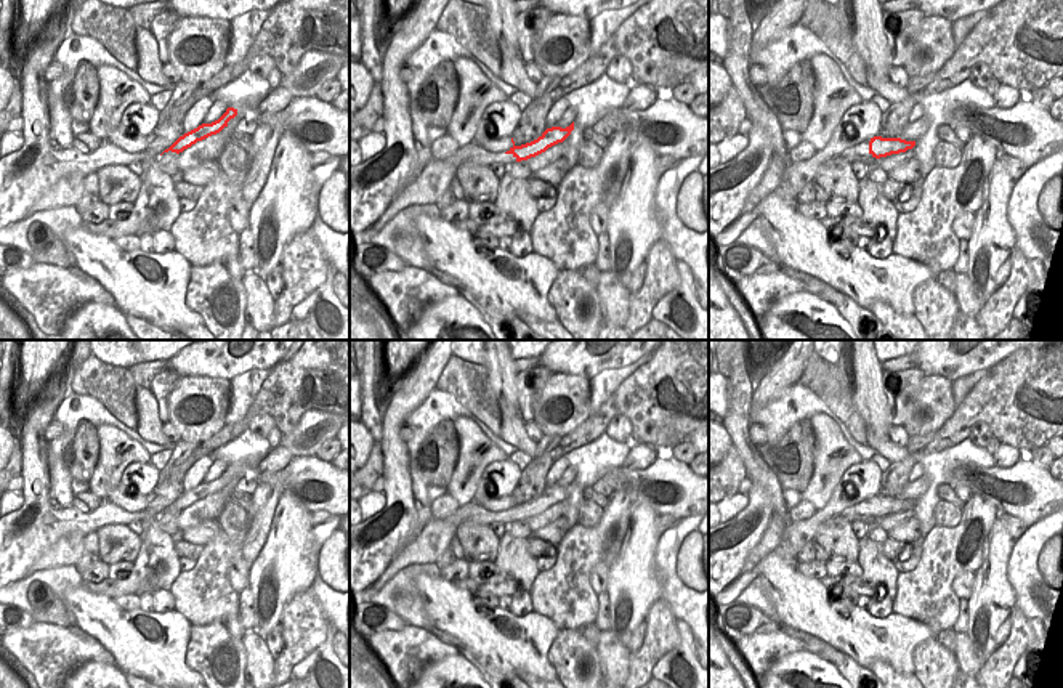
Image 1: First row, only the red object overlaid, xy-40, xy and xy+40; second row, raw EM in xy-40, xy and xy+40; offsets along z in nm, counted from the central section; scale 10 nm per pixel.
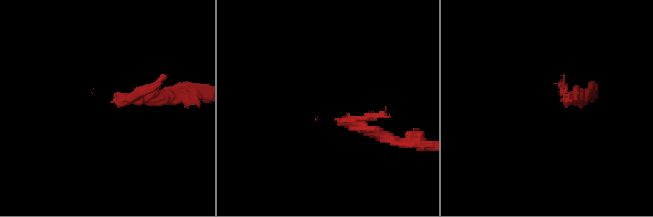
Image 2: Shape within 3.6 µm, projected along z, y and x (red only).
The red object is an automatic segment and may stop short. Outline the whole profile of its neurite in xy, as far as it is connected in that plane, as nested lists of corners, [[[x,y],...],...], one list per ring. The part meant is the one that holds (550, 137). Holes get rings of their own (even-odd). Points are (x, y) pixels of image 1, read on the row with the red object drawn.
[[[574,122],[566,128],[552,127],[547,128],[537,140],[521,146],[516,146],[511,136],[499,138],[491,136],[487,132],[484,132],[487,135],[486,138],[473,138],[473,141],[491,154],[511,154],[516,159],[516,162],[521,162],[545,152],[548,148],[558,143],[563,143],[572,130]]]

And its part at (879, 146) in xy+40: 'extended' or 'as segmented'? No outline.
extended

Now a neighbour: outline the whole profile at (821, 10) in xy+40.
[[[808,0],[805,8],[808,6],[813,10],[813,19],[823,19],[824,22],[839,19],[837,10],[832,3],[827,3],[824,0]]]

